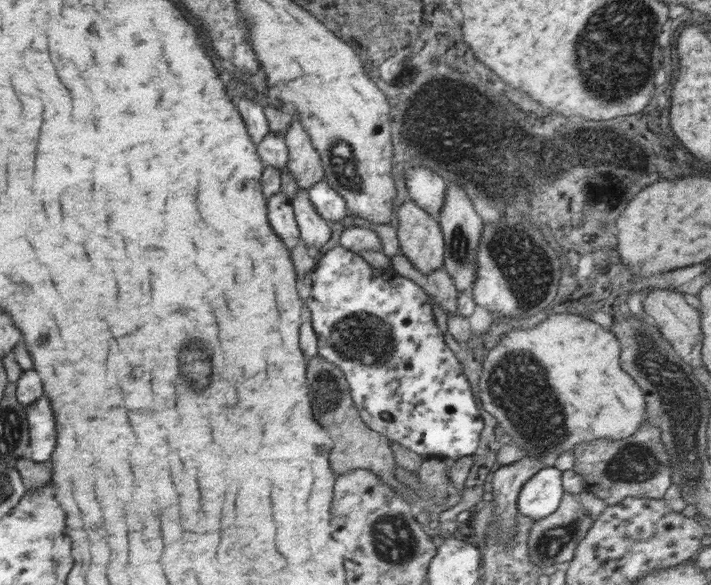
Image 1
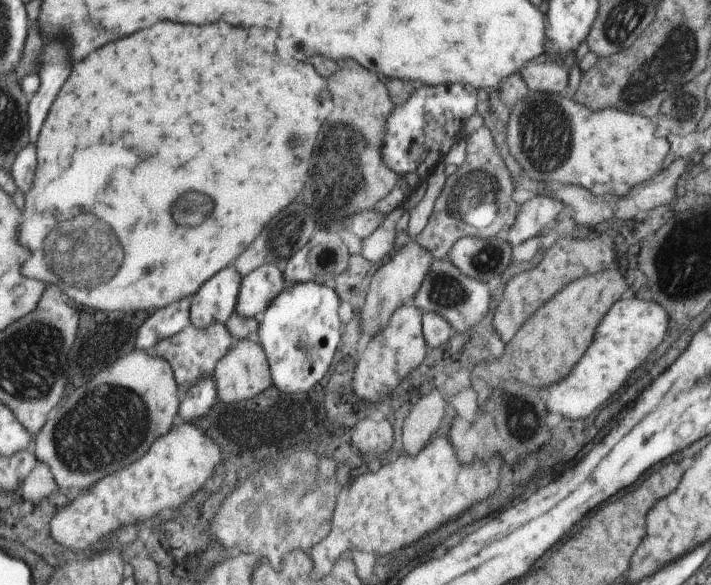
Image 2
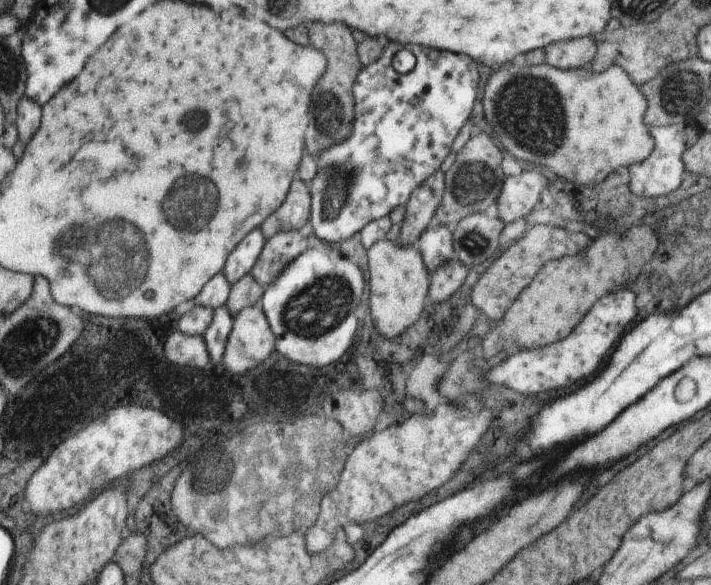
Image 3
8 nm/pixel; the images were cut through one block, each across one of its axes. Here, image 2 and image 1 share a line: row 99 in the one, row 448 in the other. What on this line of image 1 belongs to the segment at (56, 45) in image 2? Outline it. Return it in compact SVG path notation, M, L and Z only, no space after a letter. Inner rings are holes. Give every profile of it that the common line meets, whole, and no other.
M38 398L26 407L29 424L29 457L36 462L48 461L56 448L56 420L48 398Z

